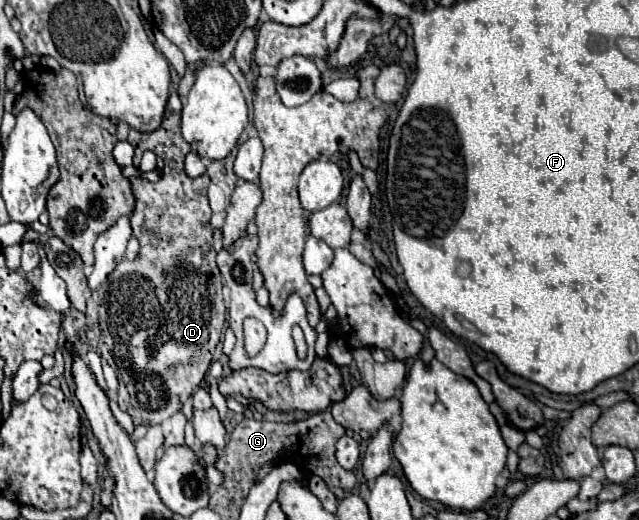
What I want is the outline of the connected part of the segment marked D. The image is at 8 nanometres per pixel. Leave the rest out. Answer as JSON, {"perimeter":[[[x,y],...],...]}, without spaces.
{"perimeter":[[[176,93],[170,95],[168,99],[168,105],[166,105],[166,113],[164,113],[164,121],[162,125],[152,131],[152,133],[140,133],[136,129],[130,129],[128,133],[128,143],[134,147],[134,167],[140,167],[140,157],[144,151],[154,151],[162,161],[164,161],[164,175],[162,175],[162,181],[156,181],[156,183],[150,183],[142,177],[130,177],[130,187],[132,187],[132,193],[136,197],[136,209],[130,217],[130,223],[132,223],[132,233],[134,237],[140,241],[140,257],[136,257],[134,261],[122,261],[116,271],[102,283],[102,287],[98,289],[98,317],[100,317],[100,329],[102,329],[102,335],[100,335],[100,349],[108,349],[110,353],[110,359],[112,359],[112,365],[114,369],[118,371],[120,379],[120,391],[118,391],[118,405],[122,411],[126,411],[126,389],[130,393],[130,405],[132,409],[128,409],[128,415],[132,417],[134,425],[154,425],[154,423],[162,423],[164,419],[172,417],[174,413],[178,413],[184,405],[184,401],[194,393],[194,389],[202,383],[210,363],[212,363],[212,353],[220,341],[220,333],[222,333],[222,327],[224,327],[224,309],[222,309],[222,283],[220,283],[220,271],[214,263],[208,263],[206,259],[206,251],[210,251],[210,245],[212,245],[212,237],[210,237],[210,207],[208,207],[208,197],[206,197],[206,189],[210,185],[210,177],[208,175],[200,175],[196,179],[188,177],[186,171],[184,171],[184,157],[190,153],[190,145],[184,141],[184,137],[180,135],[180,111],[182,111],[182,101]]]}

